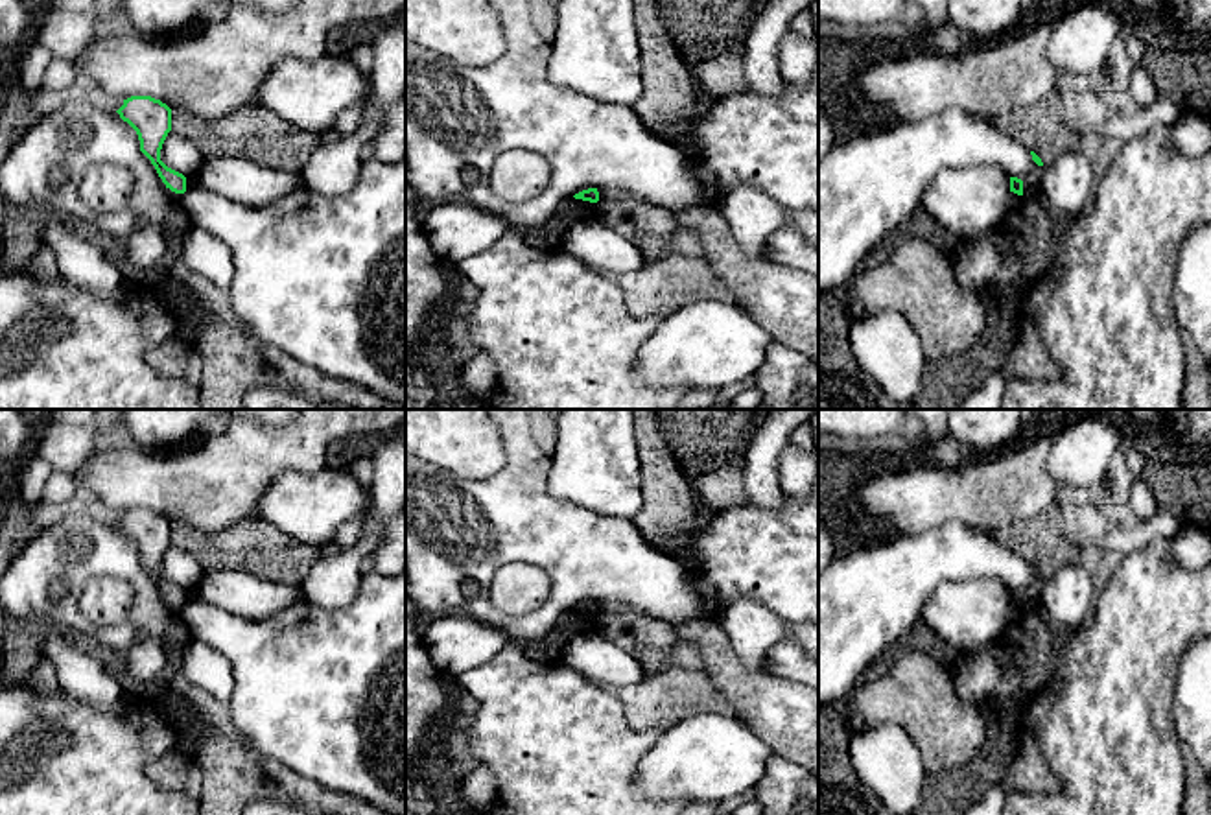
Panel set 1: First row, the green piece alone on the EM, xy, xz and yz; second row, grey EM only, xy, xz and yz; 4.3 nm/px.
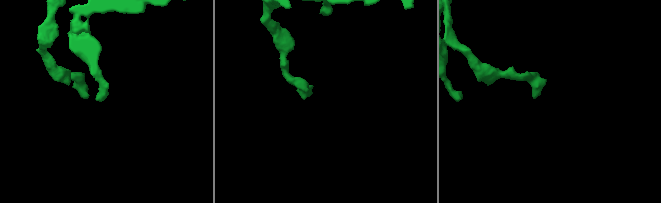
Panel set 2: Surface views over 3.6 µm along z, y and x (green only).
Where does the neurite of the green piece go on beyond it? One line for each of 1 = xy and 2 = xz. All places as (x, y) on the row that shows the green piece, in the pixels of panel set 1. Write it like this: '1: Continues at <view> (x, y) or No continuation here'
1: No continuation here
2: No continuation here

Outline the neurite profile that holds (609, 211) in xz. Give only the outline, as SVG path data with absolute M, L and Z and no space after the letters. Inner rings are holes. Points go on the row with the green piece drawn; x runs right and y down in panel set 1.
M599 197L597 210L599 210L599 218L605 223L616 223L616 221L619 221L621 218L627 216L627 212L616 201L610 201L610 199L605 199L605 197Z

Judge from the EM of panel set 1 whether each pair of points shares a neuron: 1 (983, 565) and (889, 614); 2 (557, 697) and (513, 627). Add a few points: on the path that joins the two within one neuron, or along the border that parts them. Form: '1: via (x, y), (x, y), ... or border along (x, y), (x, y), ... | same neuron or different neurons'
1: via (959, 565), (939, 565), (913, 590) | same neuron
2: border along (511, 640), (524, 646) | different neurons

